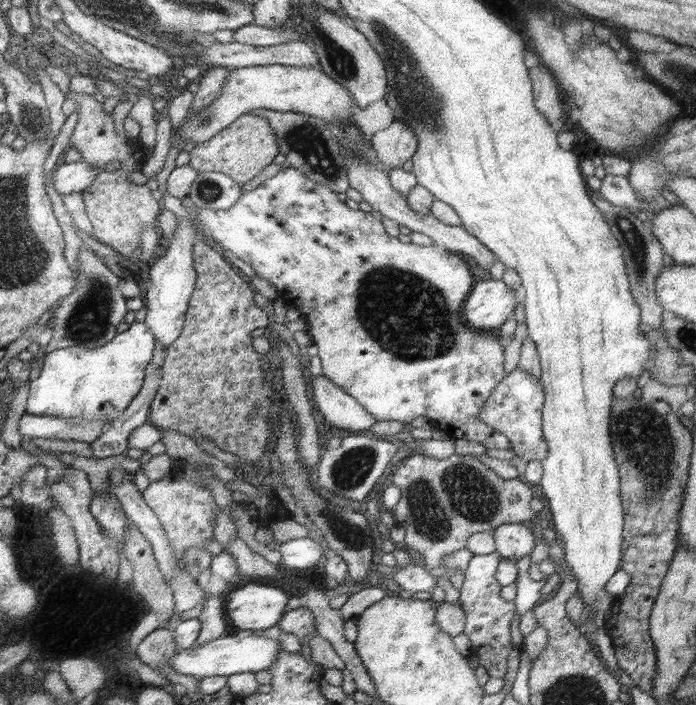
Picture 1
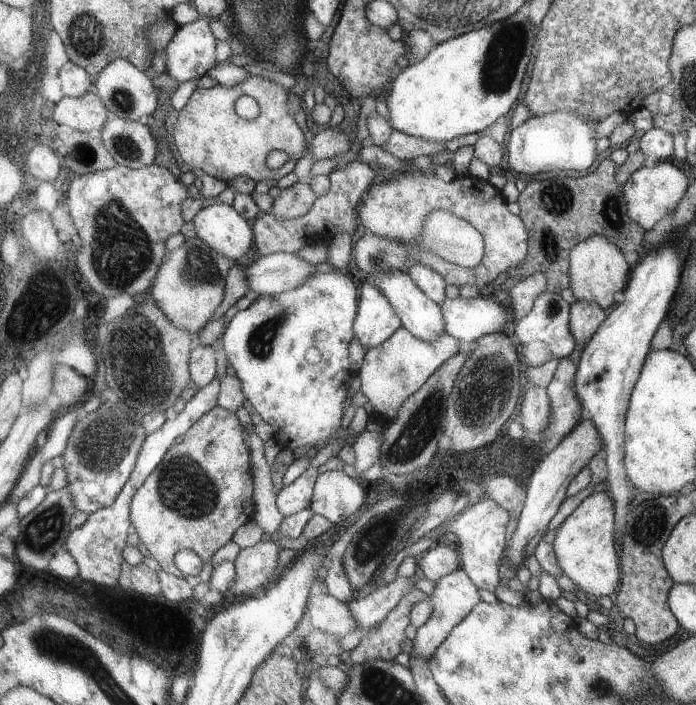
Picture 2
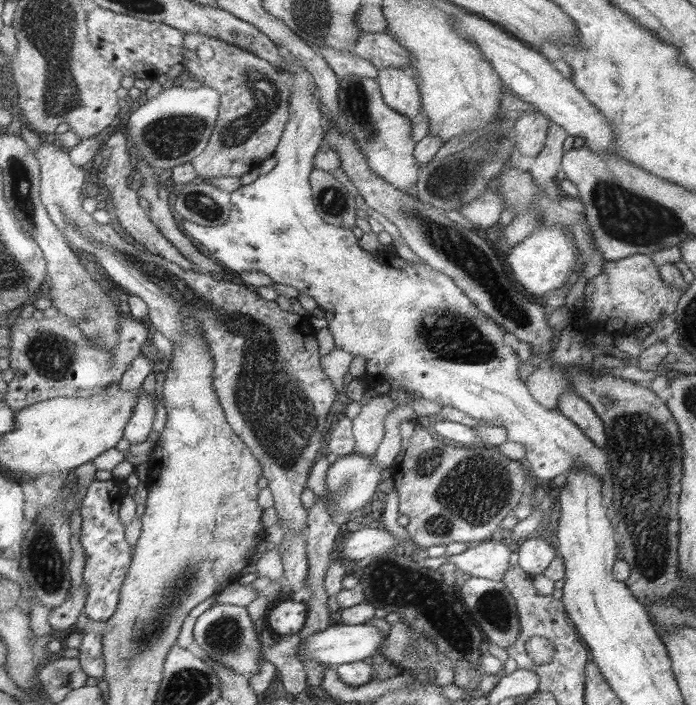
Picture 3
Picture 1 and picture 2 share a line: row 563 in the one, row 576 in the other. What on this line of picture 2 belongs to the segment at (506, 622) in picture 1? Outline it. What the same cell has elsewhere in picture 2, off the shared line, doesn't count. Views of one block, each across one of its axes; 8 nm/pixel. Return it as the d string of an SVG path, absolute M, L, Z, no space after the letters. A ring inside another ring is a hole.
M481 500L477 504L473 504L471 508L465 508L463 514L459 514L453 522L447 522L443 526L439 526L437 530L431 530L433 534L455 534L461 540L461 556L463 556L463 568L469 572L469 576L473 578L473 582L479 586L479 590L487 590L491 594L497 592L499 580L501 580L501 564L503 564L503 556L505 556L505 532L507 532L507 524L509 524L509 510L501 504L501 500Z

